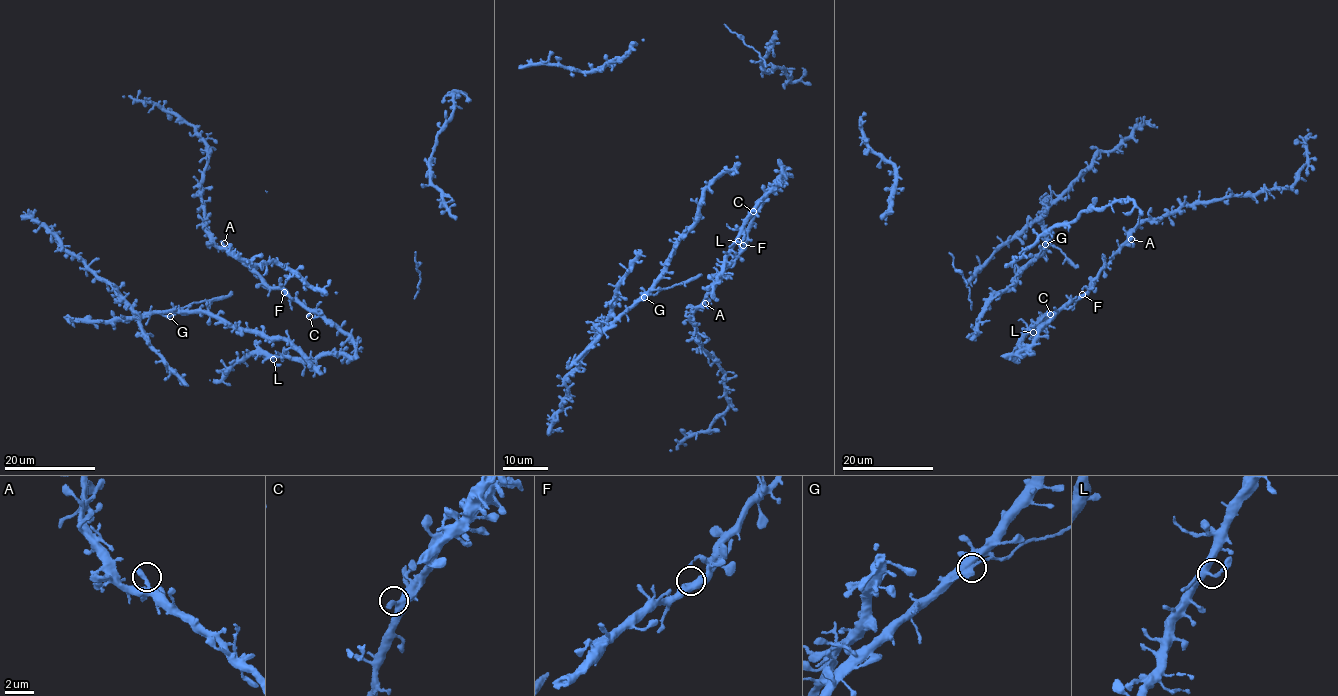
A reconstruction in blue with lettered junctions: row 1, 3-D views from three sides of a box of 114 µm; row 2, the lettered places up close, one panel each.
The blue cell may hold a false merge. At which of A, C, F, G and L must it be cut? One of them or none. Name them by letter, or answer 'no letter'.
G

